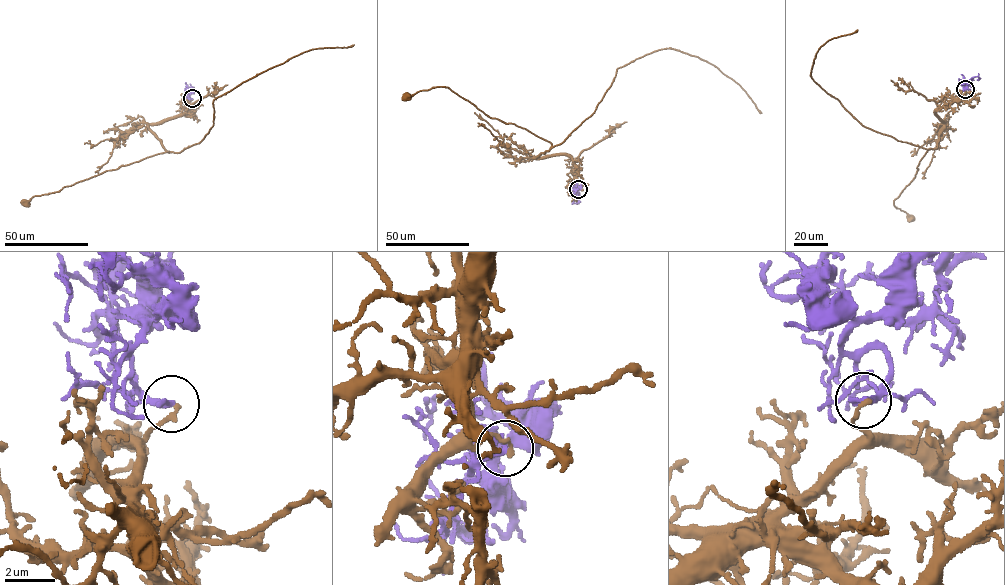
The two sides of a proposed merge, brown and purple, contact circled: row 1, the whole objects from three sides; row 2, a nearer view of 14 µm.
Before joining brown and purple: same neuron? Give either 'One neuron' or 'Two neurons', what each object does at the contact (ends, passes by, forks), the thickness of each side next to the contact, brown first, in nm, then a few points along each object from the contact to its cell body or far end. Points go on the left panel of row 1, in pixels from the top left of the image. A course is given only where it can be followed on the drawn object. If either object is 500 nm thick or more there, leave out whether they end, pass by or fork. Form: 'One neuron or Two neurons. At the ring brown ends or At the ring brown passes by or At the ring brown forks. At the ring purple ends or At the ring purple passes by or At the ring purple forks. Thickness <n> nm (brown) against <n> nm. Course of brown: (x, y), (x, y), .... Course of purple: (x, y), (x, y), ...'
Two neurons. At the ring brown ends. At the ring purple ends. Thickness 220 nm (brown) against 280 nm. Course of brown: (192, 99), (189, 111), (148, 126), (168, 151), (121, 165), (57, 191), (33, 196), (25, 202). Course of purple: (192, 99), (189, 95), (192, 87), (186, 88)

